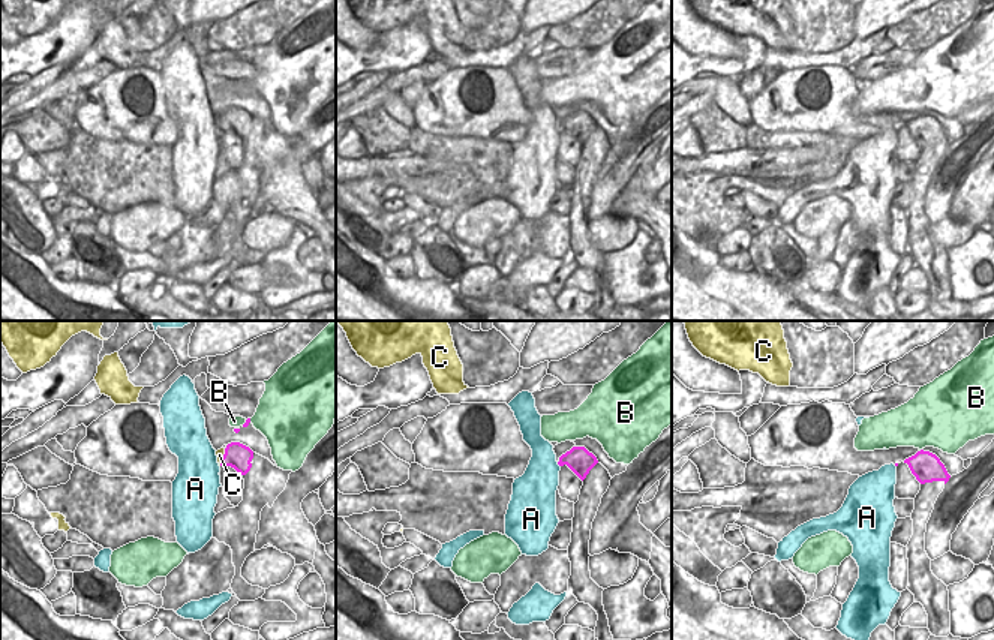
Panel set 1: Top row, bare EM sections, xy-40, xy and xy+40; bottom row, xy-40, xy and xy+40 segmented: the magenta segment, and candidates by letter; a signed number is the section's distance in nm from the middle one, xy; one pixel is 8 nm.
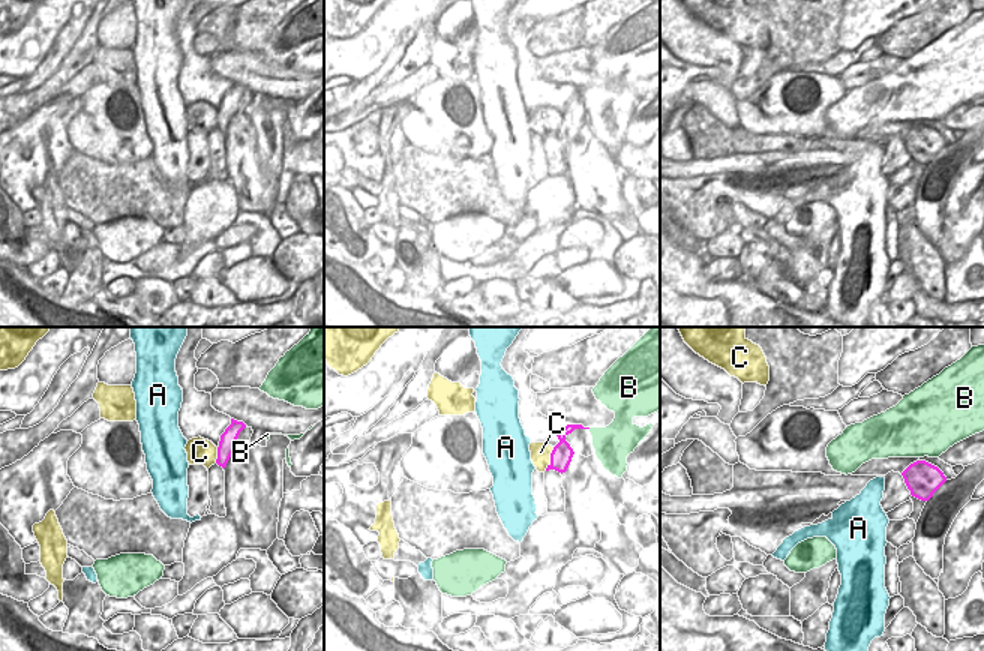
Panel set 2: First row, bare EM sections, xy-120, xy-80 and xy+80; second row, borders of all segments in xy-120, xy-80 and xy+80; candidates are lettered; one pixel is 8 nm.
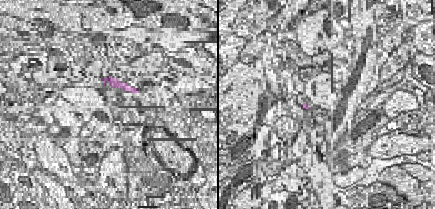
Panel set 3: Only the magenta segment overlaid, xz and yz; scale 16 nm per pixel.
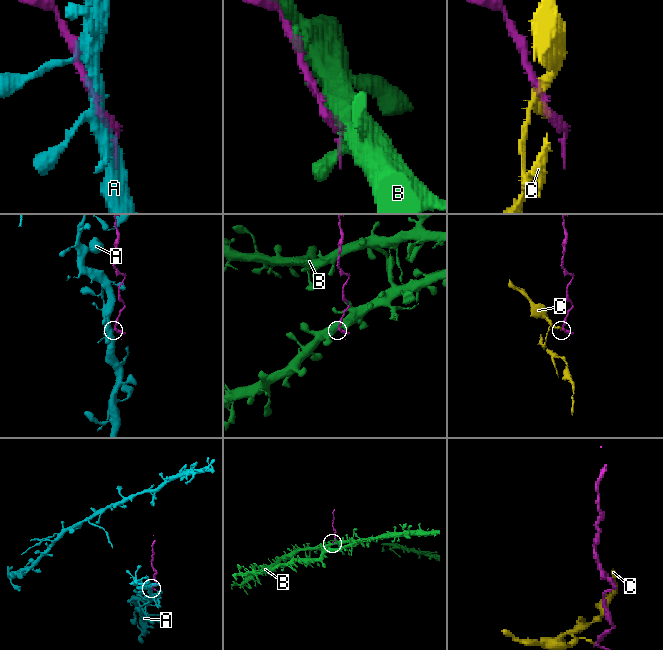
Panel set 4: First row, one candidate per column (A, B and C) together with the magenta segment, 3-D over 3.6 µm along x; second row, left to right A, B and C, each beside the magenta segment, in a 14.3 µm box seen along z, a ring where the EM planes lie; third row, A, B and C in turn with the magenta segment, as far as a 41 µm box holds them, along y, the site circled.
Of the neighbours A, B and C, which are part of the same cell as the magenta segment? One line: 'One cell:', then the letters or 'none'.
One cell: none

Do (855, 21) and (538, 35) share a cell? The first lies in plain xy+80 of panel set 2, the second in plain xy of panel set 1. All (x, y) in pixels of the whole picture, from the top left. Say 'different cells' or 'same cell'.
different cells

